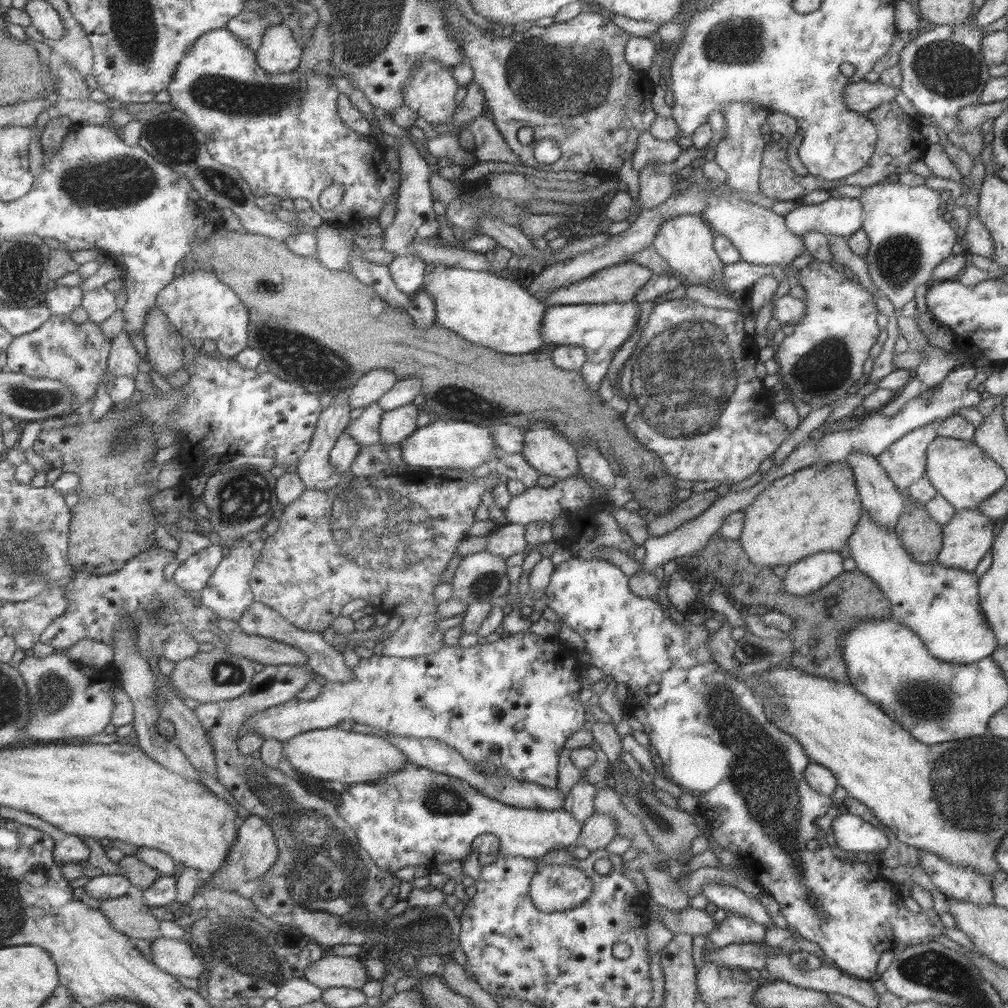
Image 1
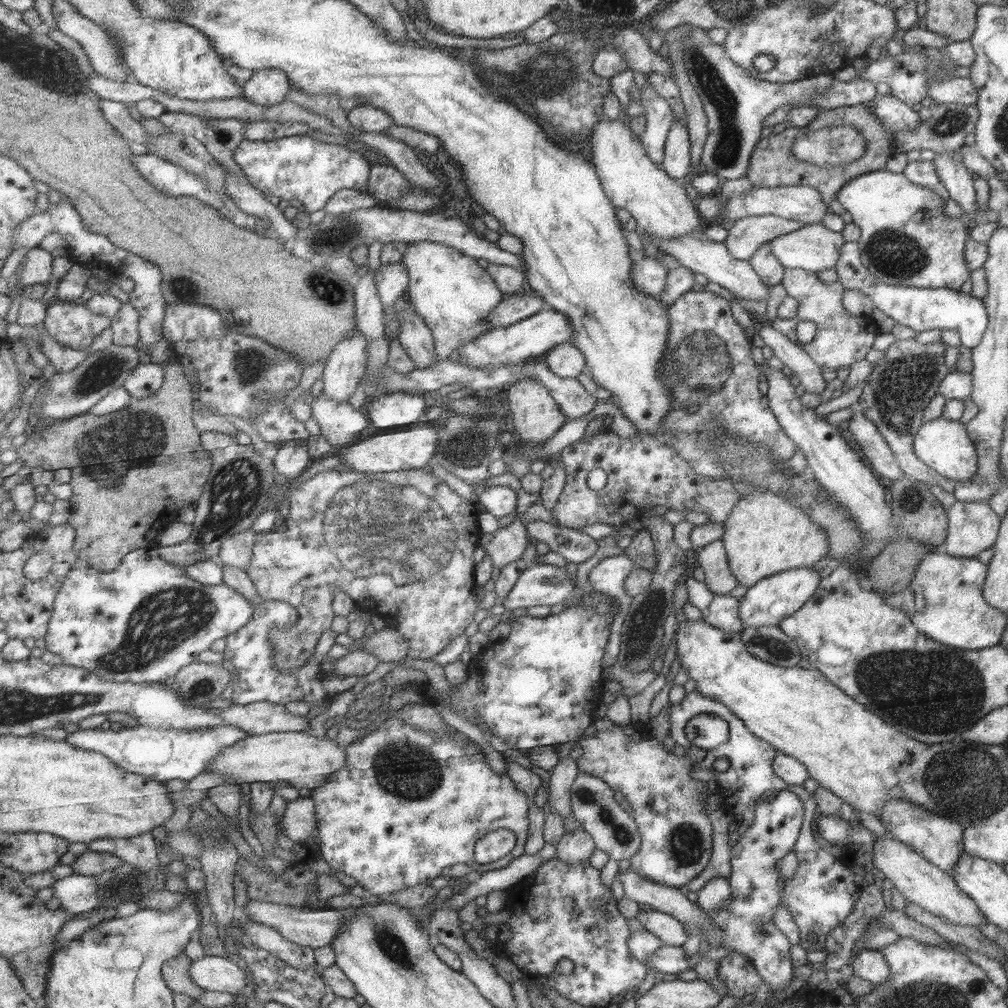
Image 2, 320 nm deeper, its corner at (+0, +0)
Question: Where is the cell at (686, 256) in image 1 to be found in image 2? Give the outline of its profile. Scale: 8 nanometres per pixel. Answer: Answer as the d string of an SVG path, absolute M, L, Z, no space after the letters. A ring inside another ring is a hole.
M604 117L593 126L589 134L588 159L595 168L597 178L601 183L602 191L615 208L624 208L636 220L636 226L643 232L648 232L660 239L672 239L687 234L690 230L698 227L703 222L697 214L695 203L686 195L683 185L684 180L669 178L667 173L656 162L651 162L641 141L631 136L630 128L625 126L619 119L607 121Z

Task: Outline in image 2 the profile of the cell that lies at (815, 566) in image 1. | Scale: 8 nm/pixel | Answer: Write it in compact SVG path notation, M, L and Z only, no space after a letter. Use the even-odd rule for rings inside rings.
M811 567L791 568L762 578L748 587L742 599L739 599L739 621L742 628L757 628L758 626L775 626L785 617L795 613L807 600L813 596L819 584L818 571Z

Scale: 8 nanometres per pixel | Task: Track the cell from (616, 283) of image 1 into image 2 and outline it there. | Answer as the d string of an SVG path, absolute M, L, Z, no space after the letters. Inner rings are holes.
M643 257L632 262L630 279L633 286L645 294L655 297L661 293L666 283L666 270L654 259Z

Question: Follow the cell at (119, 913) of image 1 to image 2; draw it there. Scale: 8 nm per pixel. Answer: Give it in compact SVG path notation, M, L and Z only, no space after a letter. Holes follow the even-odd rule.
M183 953L183 955L165 963L163 977L168 983L167 986L176 994L183 994L198 999L206 991L201 986L197 986L193 978L189 976L191 965L193 965L193 960Z

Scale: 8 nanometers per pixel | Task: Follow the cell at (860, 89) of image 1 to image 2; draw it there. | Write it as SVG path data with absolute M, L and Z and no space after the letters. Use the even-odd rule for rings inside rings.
M695 26L687 28L687 36L681 38L680 42L683 67L691 86L699 95L708 121L700 162L706 172L716 174L722 181L746 174L751 151L766 134L761 127L763 118L783 105L812 106L810 96L826 91L833 78L829 73L786 83L753 78L747 70L739 68L727 58L721 45L714 44L707 37L707 31Z

